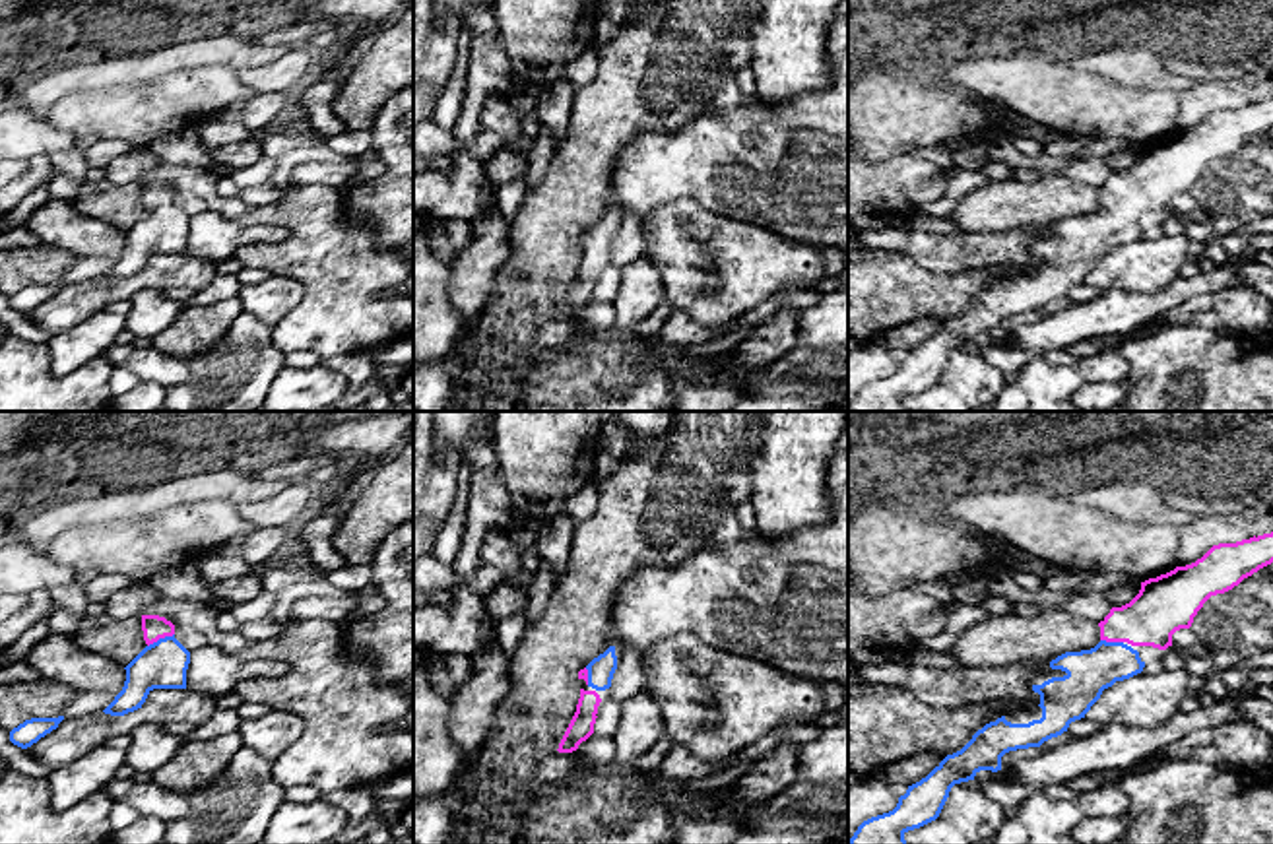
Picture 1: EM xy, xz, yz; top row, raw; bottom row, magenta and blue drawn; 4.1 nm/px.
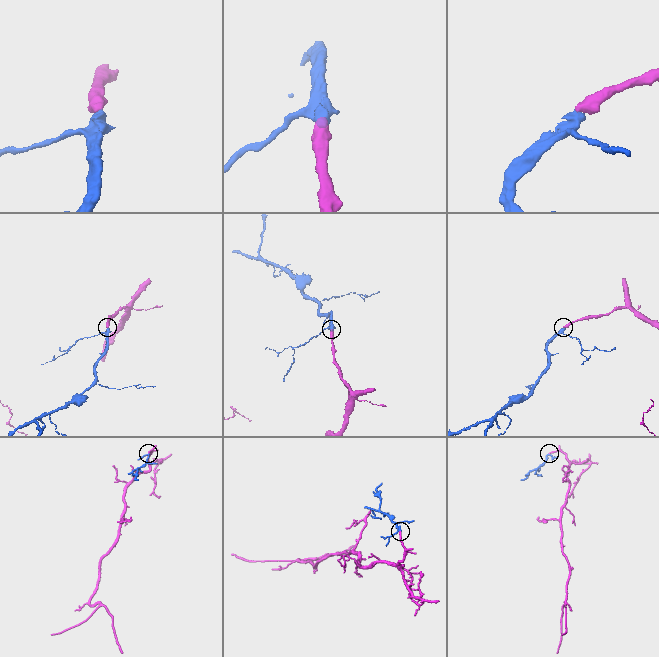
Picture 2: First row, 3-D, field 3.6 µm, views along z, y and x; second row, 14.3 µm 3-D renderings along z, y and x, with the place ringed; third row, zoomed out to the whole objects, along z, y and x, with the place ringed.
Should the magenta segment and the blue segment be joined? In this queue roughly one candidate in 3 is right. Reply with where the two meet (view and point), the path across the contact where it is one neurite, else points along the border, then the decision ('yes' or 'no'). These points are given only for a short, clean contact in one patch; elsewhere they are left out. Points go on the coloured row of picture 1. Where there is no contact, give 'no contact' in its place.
meets magenta in xy at (160, 637); runs through xy (154, 627), (160, 637), (163, 664); yes

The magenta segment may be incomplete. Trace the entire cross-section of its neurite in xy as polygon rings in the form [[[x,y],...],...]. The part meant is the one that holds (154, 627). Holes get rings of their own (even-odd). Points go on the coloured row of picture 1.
[[[142,615],[146,648],[124,667],[126,681],[103,710],[124,716],[142,708],[153,689],[186,689],[190,652],[175,638],[175,625],[159,615]]]

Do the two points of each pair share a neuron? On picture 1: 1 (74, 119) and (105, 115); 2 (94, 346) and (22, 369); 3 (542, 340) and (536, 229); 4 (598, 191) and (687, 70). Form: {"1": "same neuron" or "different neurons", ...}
{"1": "same neuron", "2": "different neurons", "3": "same neuron", "4": "same neuron"}

